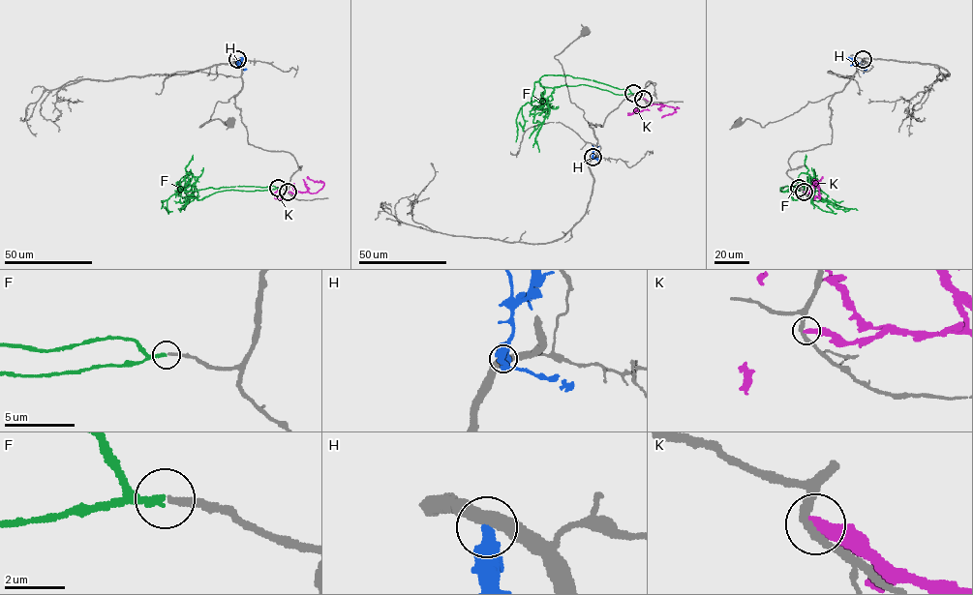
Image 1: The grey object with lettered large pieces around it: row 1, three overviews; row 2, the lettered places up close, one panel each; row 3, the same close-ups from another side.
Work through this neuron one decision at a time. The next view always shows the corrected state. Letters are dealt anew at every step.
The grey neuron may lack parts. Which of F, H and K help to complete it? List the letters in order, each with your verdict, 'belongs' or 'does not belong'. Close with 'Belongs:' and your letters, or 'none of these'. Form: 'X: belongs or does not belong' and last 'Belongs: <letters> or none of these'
F: belongs
H: does not belong
K: does not belong
Belongs: F

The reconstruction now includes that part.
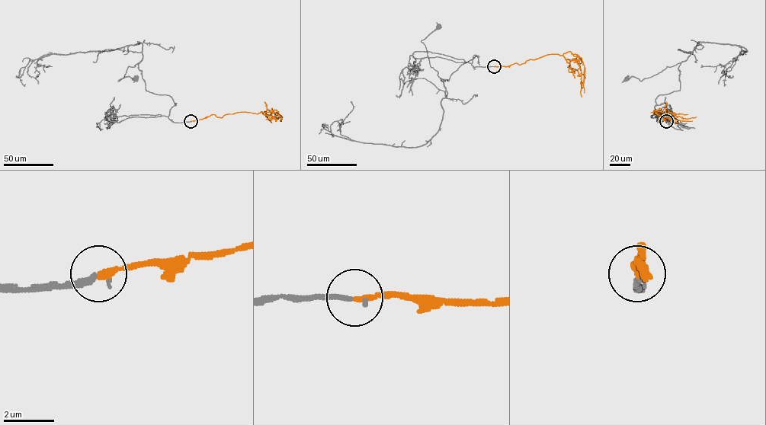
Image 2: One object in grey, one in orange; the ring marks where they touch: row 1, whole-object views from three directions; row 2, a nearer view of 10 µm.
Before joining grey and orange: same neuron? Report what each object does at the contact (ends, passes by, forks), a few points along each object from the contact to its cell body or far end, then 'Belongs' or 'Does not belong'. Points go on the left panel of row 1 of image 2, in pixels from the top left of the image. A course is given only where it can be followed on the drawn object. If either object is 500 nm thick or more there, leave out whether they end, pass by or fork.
At the ring grey ends. At the ring orange ends. Course of grey: (190, 121), (168, 118), (173, 100), (145, 90), (139, 62), (118, 81), (136, 79). Course of orange: (190, 121), (212, 114), (222, 117), (238, 112), (261, 112), (274, 117), (278, 116). Belongs

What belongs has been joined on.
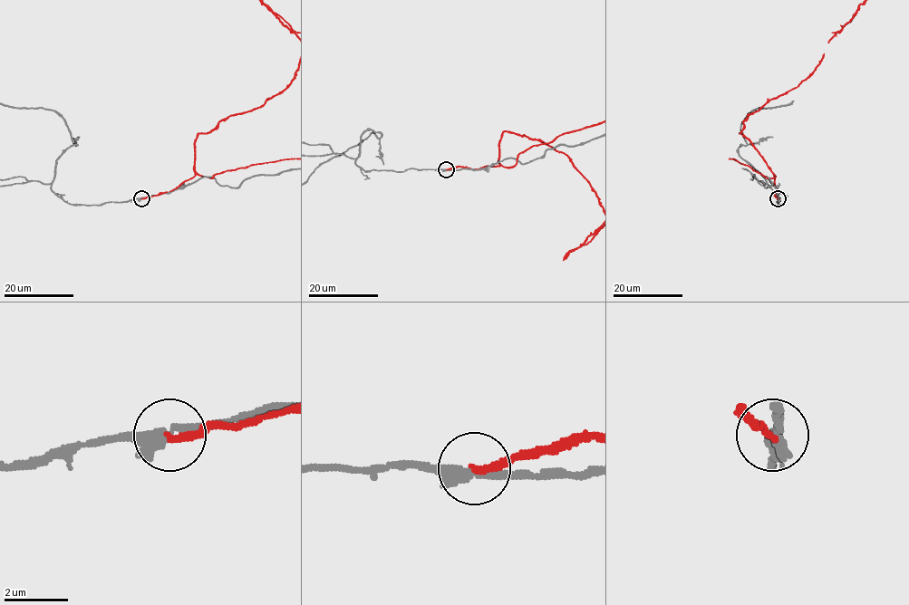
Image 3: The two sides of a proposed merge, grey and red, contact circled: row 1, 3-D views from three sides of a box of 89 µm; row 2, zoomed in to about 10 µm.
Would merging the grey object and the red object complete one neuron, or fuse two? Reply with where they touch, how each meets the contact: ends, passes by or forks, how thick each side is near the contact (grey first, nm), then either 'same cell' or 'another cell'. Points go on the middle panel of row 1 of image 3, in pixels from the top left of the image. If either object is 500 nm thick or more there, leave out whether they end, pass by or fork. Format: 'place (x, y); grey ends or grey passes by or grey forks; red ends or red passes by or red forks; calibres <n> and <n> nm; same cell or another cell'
place (446, 169); grey forks; red ends; calibres 260 and 200 nm; another cell

